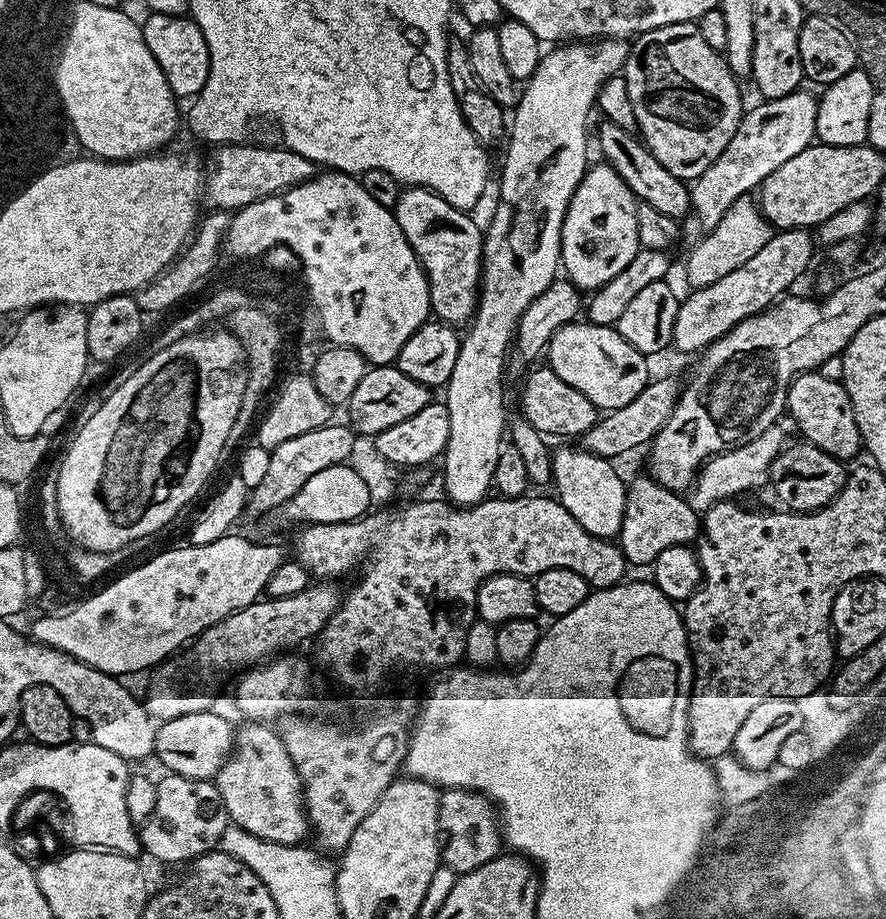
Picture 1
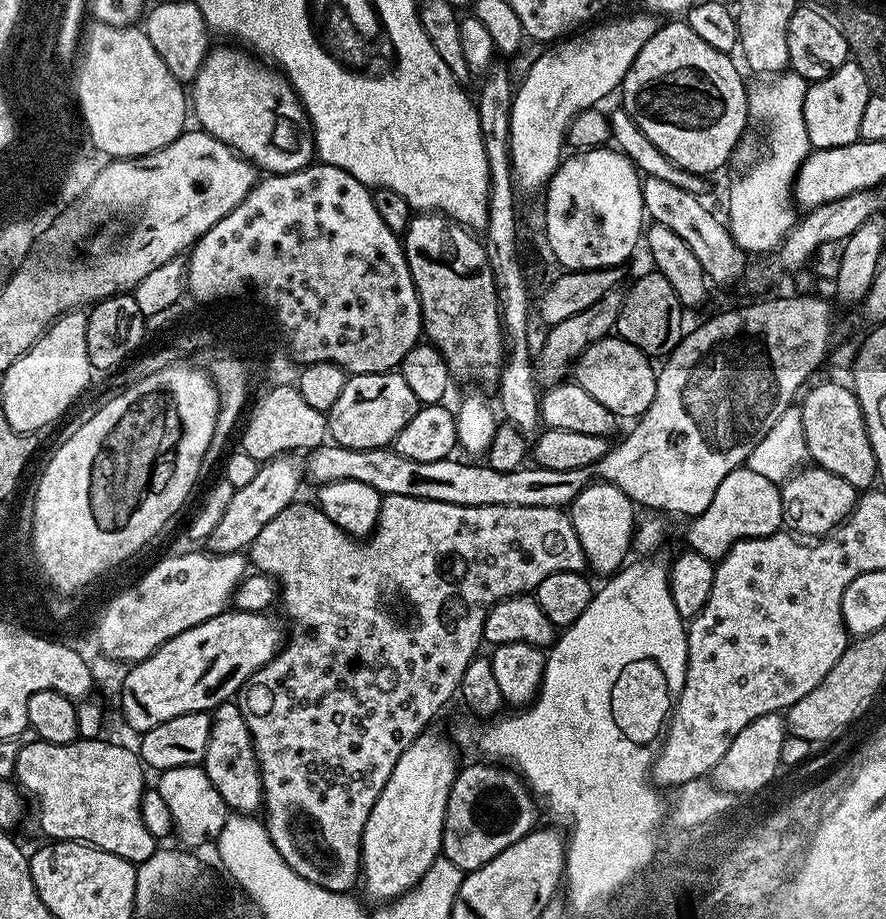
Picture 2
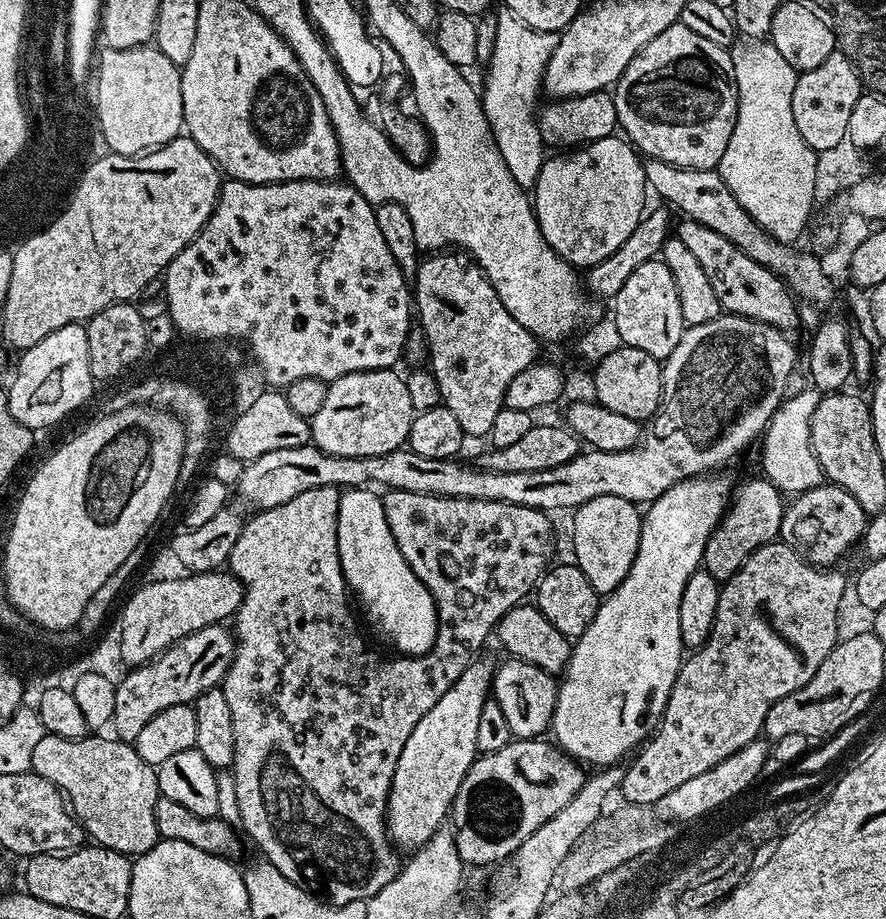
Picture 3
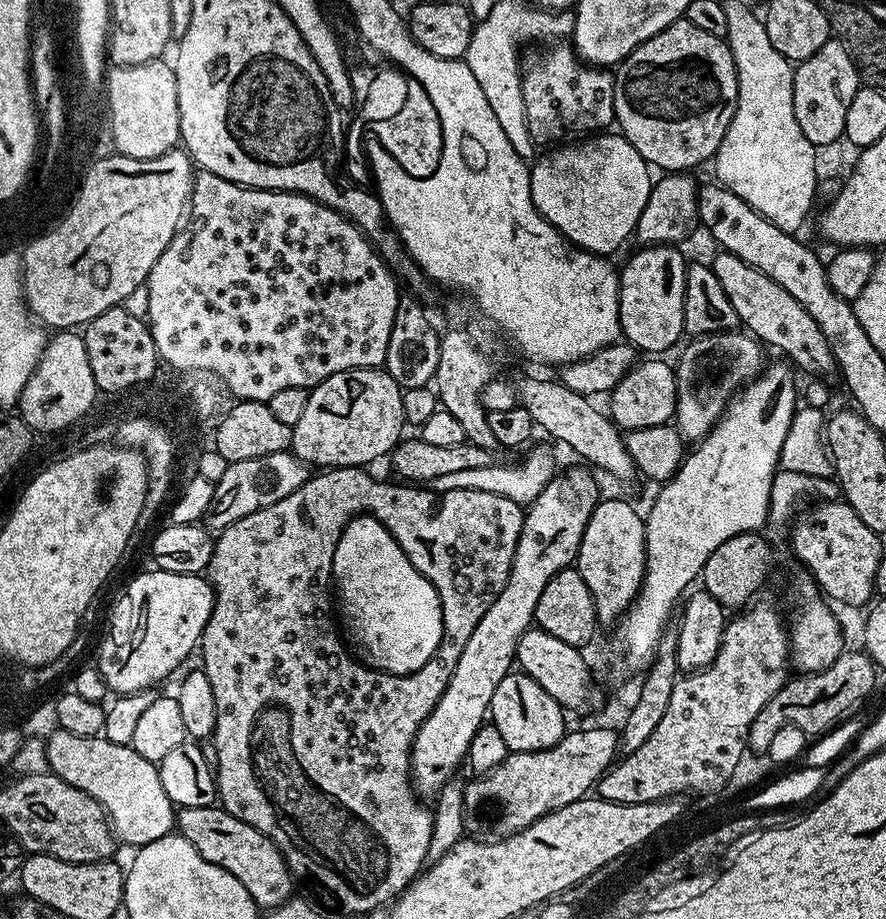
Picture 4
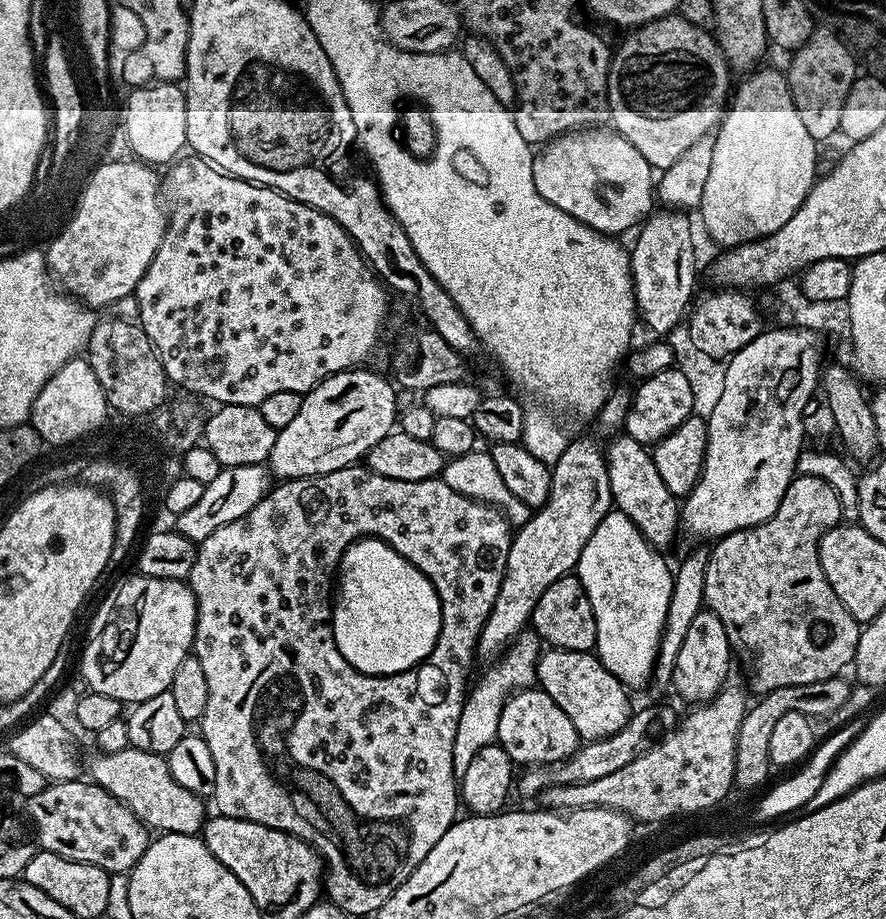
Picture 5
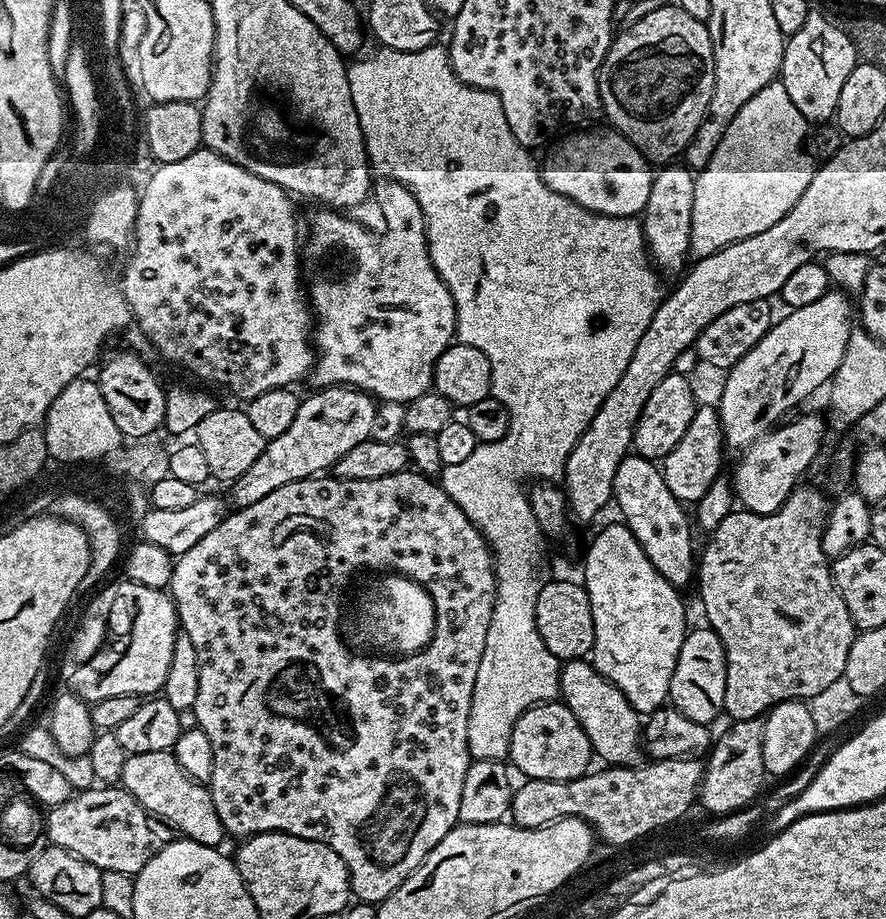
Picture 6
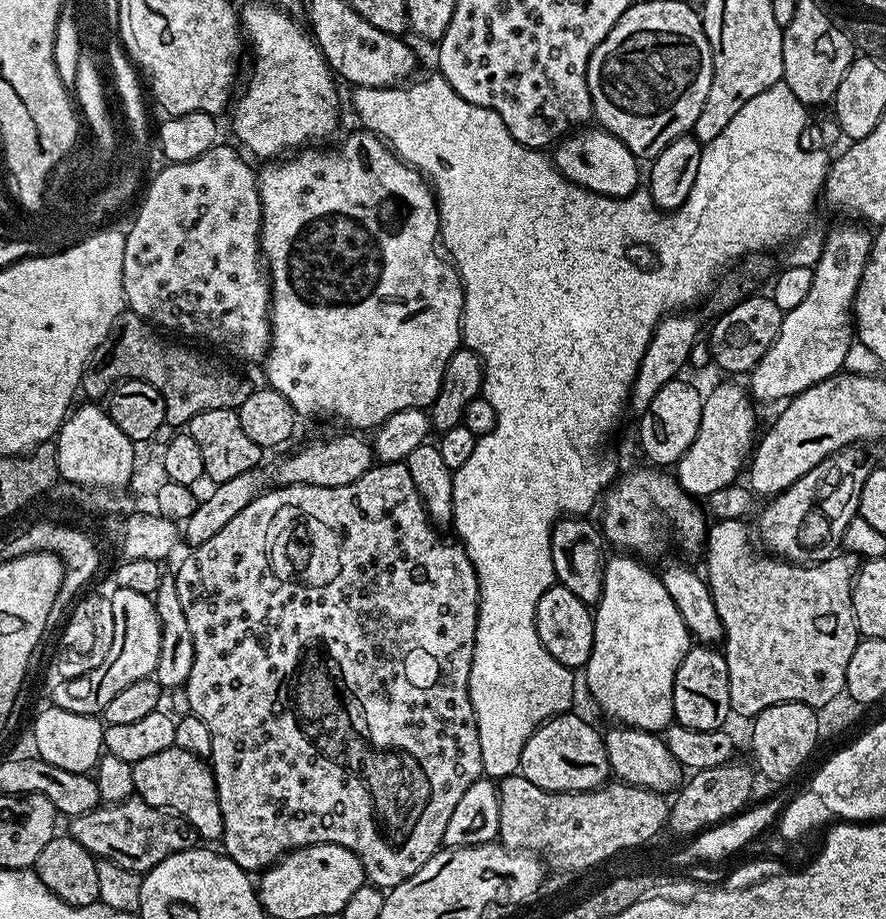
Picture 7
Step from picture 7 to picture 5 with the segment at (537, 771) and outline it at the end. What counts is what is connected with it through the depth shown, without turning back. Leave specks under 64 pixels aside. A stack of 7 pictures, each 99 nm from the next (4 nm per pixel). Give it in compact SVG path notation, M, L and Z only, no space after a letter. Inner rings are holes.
M533 686L522 688L519 692L512 693L500 711L498 718L498 743L510 754L513 765L520 766L547 766L558 764L567 760L576 753L582 741L574 730L574 722L566 718L565 712L539 688Z

